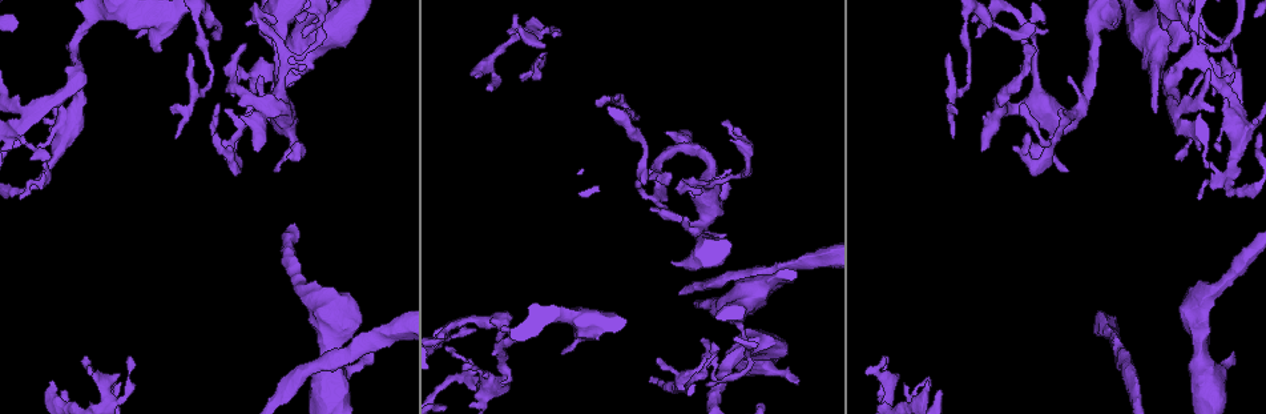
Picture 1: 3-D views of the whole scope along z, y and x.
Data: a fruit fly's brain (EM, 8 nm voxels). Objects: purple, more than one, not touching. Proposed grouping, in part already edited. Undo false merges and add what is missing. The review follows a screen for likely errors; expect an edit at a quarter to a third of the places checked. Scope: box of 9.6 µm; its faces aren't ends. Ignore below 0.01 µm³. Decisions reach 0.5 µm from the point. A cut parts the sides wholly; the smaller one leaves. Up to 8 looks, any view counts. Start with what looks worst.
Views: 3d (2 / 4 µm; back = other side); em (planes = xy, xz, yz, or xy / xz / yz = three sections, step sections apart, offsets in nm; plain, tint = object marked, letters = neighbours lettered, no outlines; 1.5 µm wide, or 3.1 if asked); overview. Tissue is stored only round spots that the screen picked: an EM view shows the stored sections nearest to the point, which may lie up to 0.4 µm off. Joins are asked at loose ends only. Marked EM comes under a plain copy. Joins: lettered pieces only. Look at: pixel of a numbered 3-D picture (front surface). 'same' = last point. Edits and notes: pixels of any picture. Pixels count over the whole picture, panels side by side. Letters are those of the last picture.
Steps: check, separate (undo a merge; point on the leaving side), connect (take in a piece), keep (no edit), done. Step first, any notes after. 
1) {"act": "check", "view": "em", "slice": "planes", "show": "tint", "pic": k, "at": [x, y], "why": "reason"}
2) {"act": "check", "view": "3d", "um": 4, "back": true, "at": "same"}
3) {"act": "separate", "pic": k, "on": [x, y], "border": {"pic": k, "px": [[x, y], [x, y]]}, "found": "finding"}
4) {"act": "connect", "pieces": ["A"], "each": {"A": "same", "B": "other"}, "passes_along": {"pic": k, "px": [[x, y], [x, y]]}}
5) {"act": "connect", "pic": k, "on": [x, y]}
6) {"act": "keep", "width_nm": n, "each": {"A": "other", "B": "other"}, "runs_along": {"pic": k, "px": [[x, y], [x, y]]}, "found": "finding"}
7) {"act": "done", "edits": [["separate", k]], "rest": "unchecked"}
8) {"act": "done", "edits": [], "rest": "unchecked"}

{"act": "check", "view": "em", "slice": "planes", "show": "letters", "pic": 1, "at": [161, 47], "why": "thick end"}

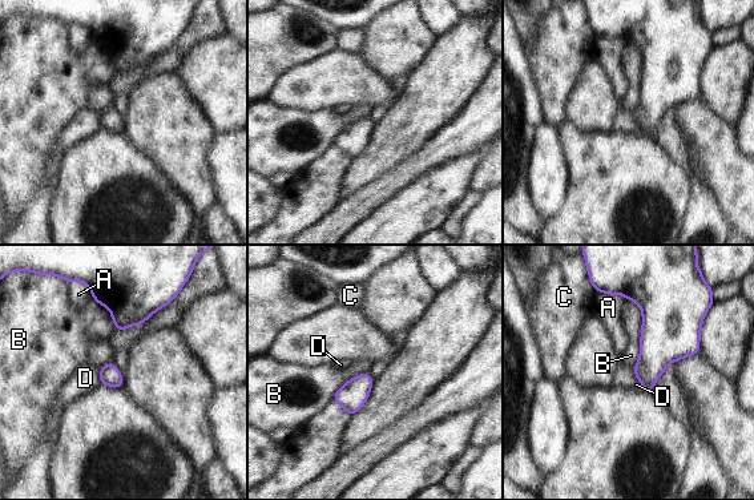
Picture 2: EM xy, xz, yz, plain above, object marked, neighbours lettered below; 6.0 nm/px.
{"act": "keep", "each": {"A": "other", "B": "other", "C": "other", "D": "other"}, "border": {"pic": 2, "px": [[628, 299], [641, 315], [633, 367]]}, "found": "none of them fits"}

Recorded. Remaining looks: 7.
{"act": "check", "view": "em", "slice": "planes", "show": "tint", "pic": 1, "at": [223, 158], "why": "thin end"}

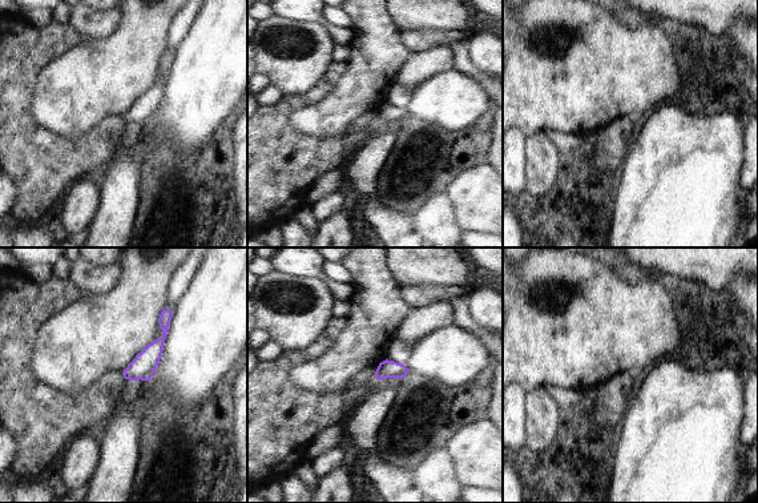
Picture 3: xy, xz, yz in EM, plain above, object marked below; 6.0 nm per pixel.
{"act": "check", "view": "em", "slice": "planes", "show": "letters", "at": "same", "why": "see the neighbours"}

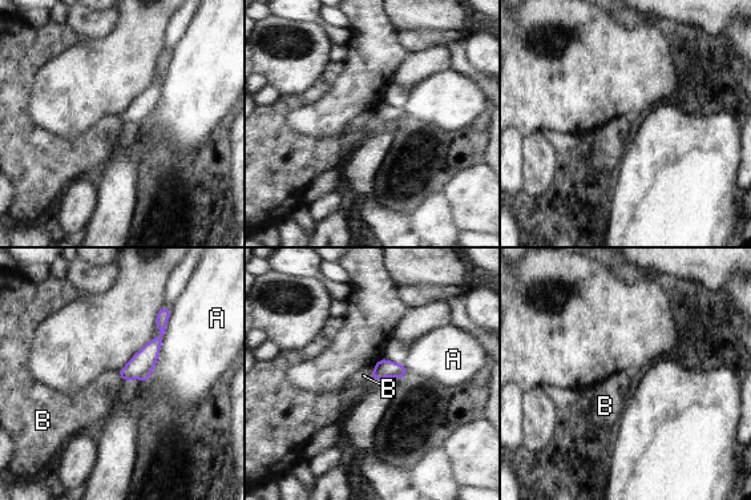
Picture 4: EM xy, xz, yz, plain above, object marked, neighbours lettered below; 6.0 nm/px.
{"act": "keep", "each": {"A": "other", "B": "other"}, "runs_along": {"pic": 4, "px": [[164, 311], [161, 335], [125, 376]]}, "found": "none of them fits"}

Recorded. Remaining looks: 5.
{"act": "check", "view": "3d", "um": 4, "back": true, "pic": 1, "at": [171, 109], "why": "thin end"}

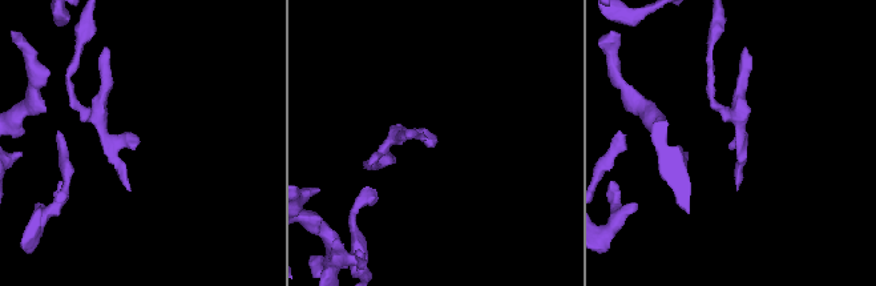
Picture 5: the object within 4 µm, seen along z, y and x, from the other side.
{"act": "check", "view": "em", "slice": "xz", "step": 8, "show": "letters", "pic": 5, "at": [133, 146]}

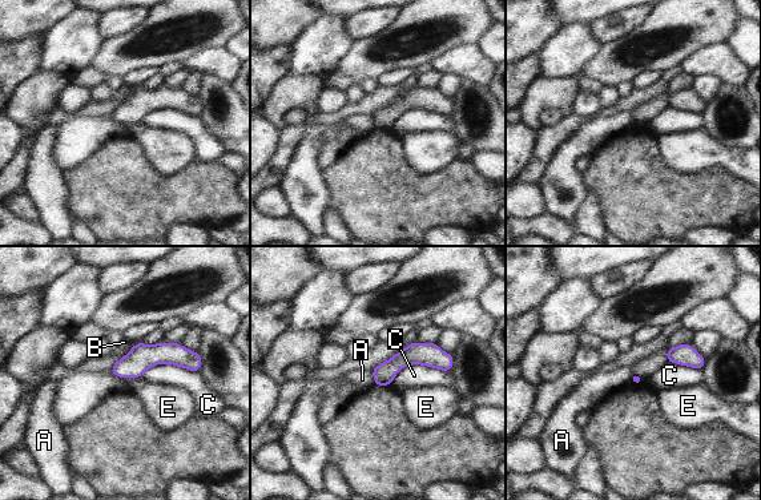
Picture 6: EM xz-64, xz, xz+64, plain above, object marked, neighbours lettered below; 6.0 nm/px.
{"act": "check", "view": "em", "slice": "yz", "step": 8, "show": "letters", "at": "same"}

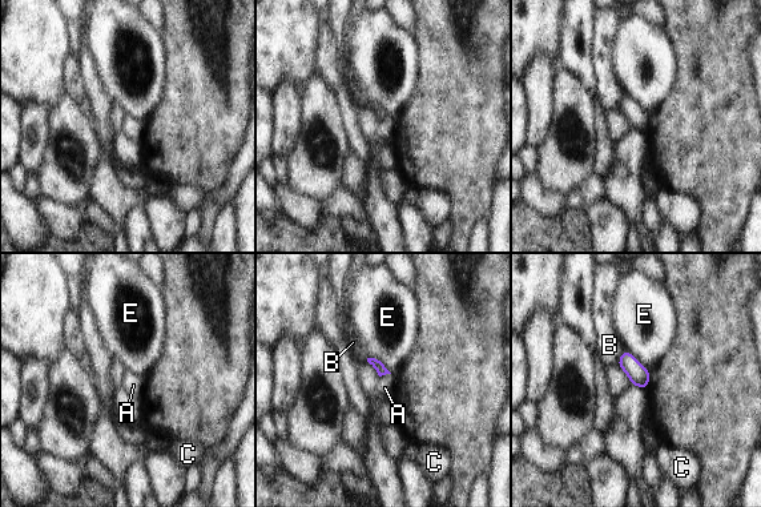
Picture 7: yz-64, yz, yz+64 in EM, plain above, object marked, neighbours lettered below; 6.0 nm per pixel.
{"act": "keep", "each": {"A": "other", "B": "other", "C": "other", "E": "other"}, "border": {"pic": 7, "px": [[390, 373], [379, 377]]}, "found": "none of them fits"}

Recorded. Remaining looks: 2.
{"act": "done", "edits": [], "rest": "unchecked"}

